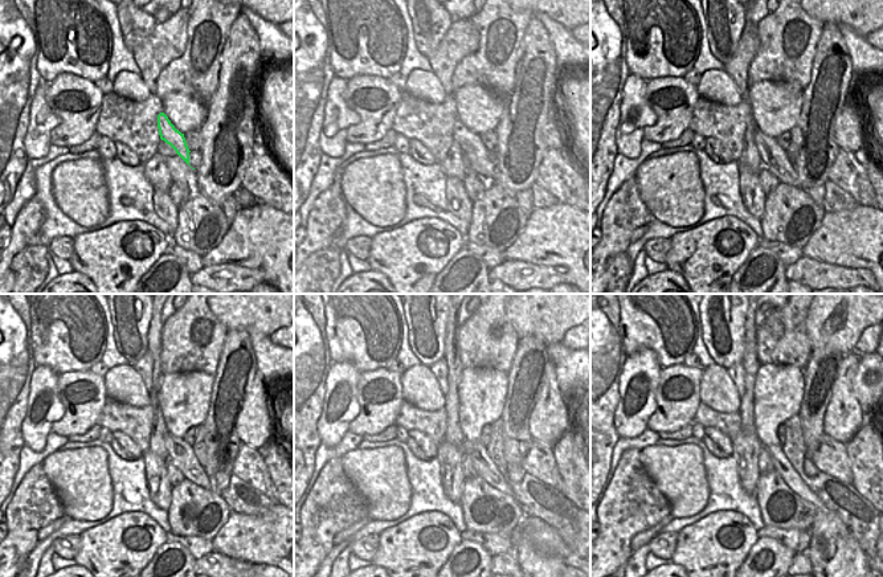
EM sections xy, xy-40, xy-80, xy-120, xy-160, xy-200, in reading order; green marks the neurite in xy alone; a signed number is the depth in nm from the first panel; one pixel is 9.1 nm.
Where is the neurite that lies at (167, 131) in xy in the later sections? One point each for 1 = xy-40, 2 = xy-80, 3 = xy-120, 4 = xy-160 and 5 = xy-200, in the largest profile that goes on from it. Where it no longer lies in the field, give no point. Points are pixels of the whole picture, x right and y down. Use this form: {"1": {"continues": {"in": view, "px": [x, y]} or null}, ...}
{"1": {"continues": {"in": "xy-40", "px": [475, 155]}}, "2": {"continues": {"in": "xy-80", "px": [775, 159]}}, "3": {"continues": {"in": "xy-120", "px": [180, 453]}}, "4": {"continues": {"in": "xy-160", "px": [475, 451]}}, "5": {"continues": {"in": "xy-200", "px": [838, 563]}}}

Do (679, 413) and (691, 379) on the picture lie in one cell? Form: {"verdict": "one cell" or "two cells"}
{"verdict": "one cell"}

